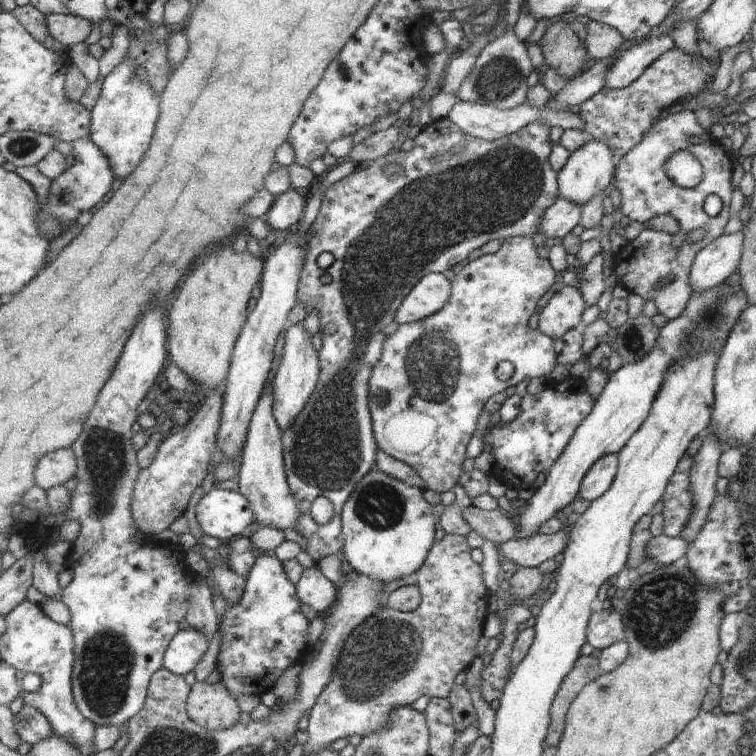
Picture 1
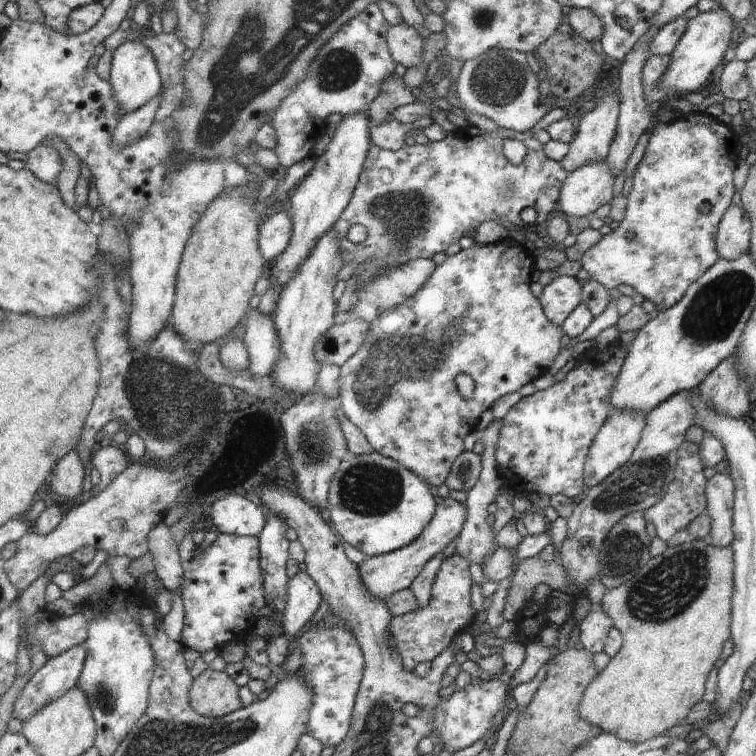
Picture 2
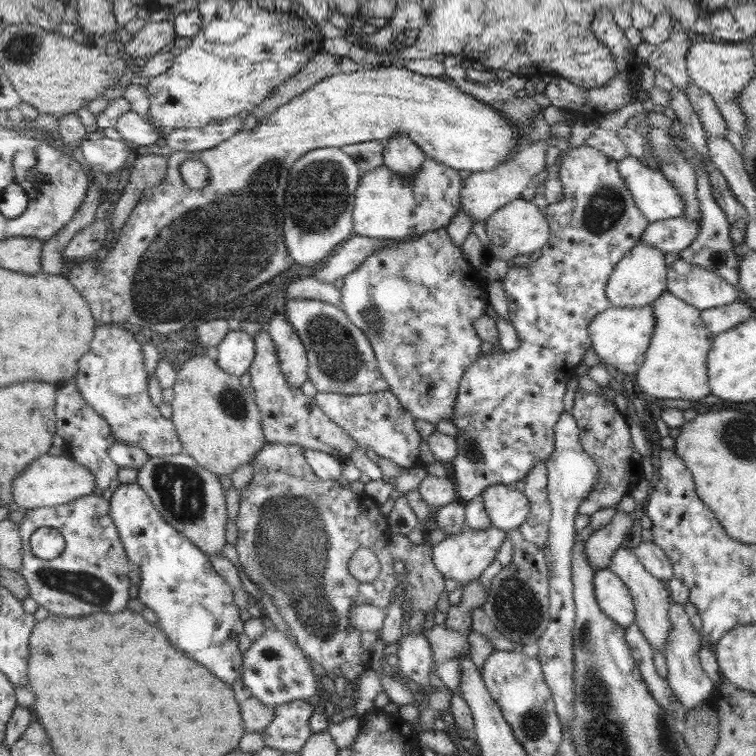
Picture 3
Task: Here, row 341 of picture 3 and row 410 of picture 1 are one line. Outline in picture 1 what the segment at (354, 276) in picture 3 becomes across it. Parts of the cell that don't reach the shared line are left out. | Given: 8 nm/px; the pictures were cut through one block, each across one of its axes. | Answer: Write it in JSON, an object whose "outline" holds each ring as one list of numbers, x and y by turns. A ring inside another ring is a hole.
{"outline":[[515,236,510,239,503,239,502,244,495,253,480,255,471,262,467,262,461,270,454,276,452,284,454,292,451,300,441,312,435,316,421,320,421,322,405,323,400,325,395,334,387,337,386,347,383,349,382,359,371,372,370,382,370,410,374,421,374,434,378,441,378,447,395,460,405,462,424,481,429,490,435,492,451,491,457,486,459,474,463,472,463,464,467,464,467,444,471,444,471,436,479,432,479,416,483,416,483,404,494,394,503,392,506,388,514,387,521,380,531,380,543,376,548,378,549,372,556,365,555,351,553,348,554,339,547,338,538,328,529,328,527,320,537,306,537,300,547,292,555,288,554,270,549,266,547,259,541,259,535,252,535,247,531,242,531,237],[499,362,509,362,513,366,513,373,508,380,501,381,495,376,495,368]]}

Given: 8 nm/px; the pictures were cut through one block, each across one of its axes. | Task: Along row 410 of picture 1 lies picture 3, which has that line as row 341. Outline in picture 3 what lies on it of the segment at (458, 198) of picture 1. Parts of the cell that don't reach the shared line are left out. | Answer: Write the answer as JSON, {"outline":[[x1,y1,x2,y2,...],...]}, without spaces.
{"outline":[[293,299,281,307,306,345,310,362,309,380,317,392,365,396,368,393,389,392,390,386,379,370,378,358,366,333,330,302]]}

